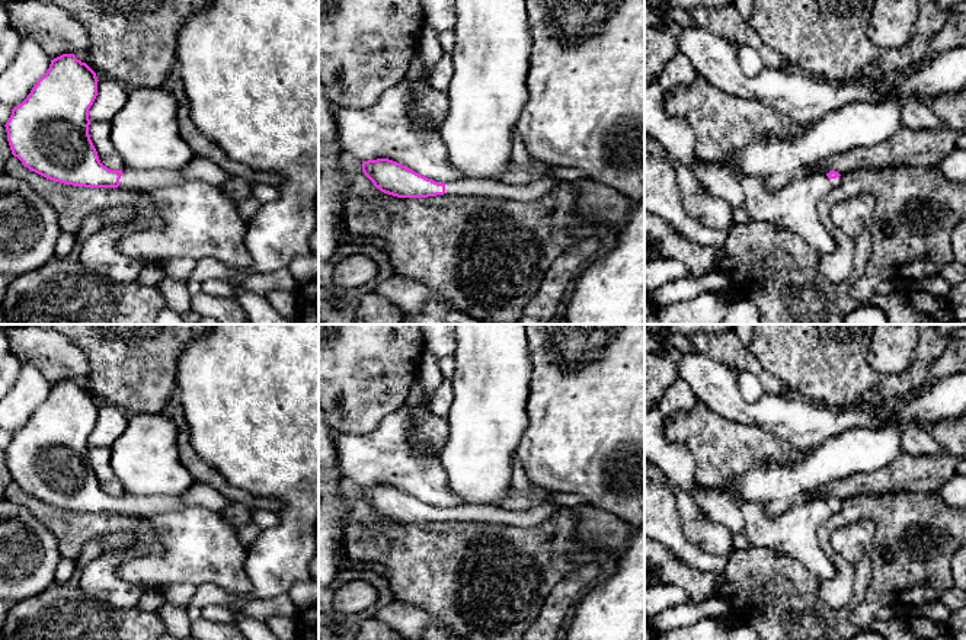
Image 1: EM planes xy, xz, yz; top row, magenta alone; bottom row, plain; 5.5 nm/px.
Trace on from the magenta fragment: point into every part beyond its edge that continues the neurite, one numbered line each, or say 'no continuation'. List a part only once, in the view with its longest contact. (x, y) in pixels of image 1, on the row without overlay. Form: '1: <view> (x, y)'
1: xy (201, 495)

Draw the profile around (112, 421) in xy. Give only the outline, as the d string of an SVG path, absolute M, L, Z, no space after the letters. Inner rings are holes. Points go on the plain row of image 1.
M103 403L97 407L97 422L89 435L90 447L112 447L124 433L129 415L121 407Z

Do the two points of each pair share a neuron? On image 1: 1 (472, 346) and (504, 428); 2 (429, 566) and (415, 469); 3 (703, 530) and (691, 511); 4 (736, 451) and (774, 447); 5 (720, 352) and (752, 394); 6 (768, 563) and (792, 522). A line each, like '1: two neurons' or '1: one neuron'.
1: one neuron
2: two neurons
3: one neuron
4: one neuron
5: two neurons
6: two neurons

